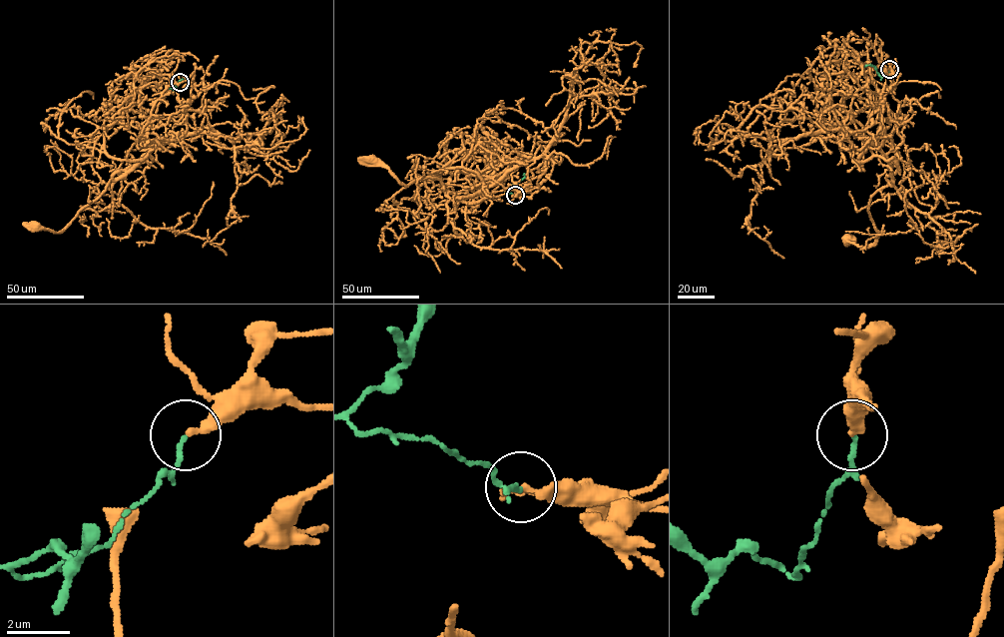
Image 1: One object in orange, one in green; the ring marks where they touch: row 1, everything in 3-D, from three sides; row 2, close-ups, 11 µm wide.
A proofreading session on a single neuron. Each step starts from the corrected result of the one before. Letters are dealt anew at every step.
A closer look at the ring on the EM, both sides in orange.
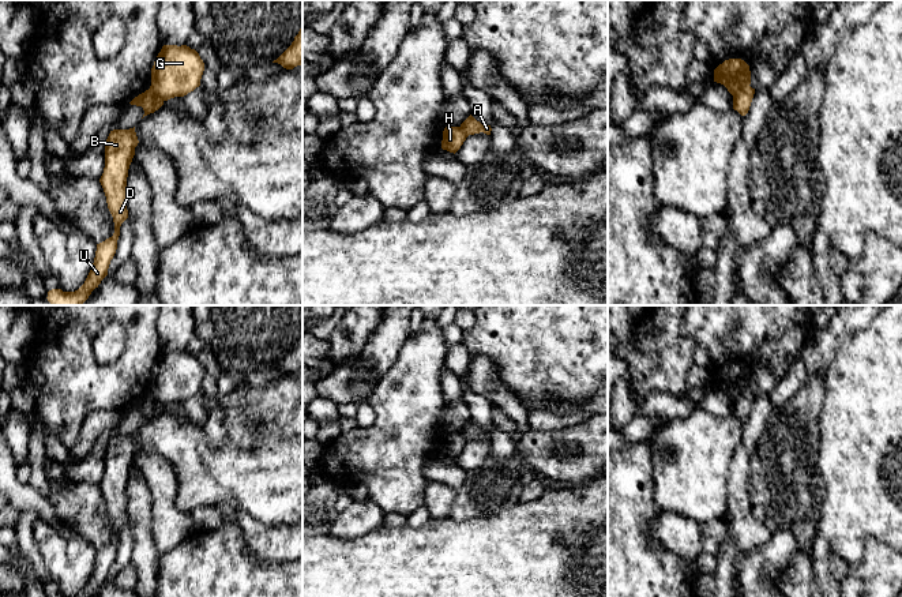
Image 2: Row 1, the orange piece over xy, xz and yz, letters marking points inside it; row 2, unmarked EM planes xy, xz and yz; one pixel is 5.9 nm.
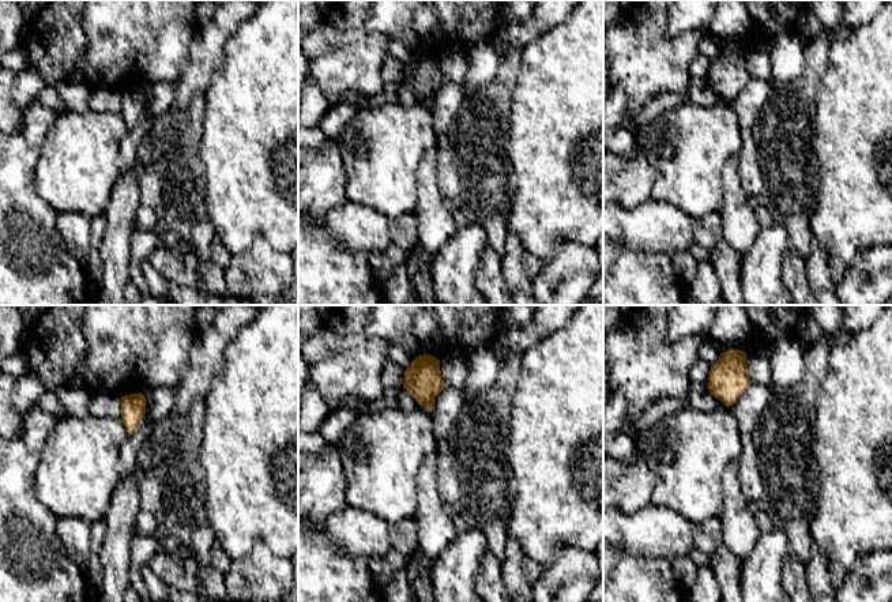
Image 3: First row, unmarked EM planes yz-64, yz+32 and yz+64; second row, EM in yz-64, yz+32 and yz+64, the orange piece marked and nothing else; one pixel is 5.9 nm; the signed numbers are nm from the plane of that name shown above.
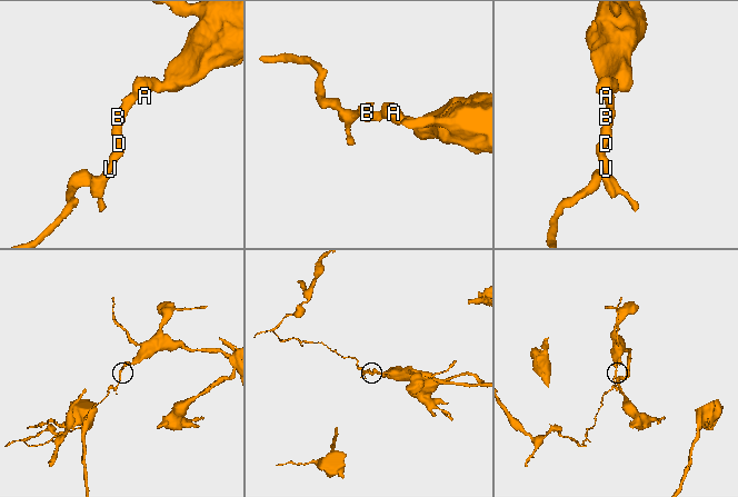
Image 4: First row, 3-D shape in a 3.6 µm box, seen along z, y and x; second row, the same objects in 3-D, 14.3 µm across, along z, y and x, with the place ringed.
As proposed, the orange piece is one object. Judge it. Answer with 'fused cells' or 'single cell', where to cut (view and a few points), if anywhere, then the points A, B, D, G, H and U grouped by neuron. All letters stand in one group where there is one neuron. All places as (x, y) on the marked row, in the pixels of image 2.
fused cells; cut yz (748, 83), (733, 97); groups A G / B D H U

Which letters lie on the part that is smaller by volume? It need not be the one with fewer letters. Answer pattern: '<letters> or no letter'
B, D, H, U

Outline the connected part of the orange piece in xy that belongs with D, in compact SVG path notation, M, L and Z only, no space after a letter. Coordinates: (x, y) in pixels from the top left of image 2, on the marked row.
M135 127L110 131L105 144L105 168L99 183L113 217L114 233L112 237L97 244L93 267L78 290L63 292L61 289L52 289L48 292L46 298L52 305L83 305L91 292L108 275L110 260L117 249L120 226L128 218L127 177L138 143Z

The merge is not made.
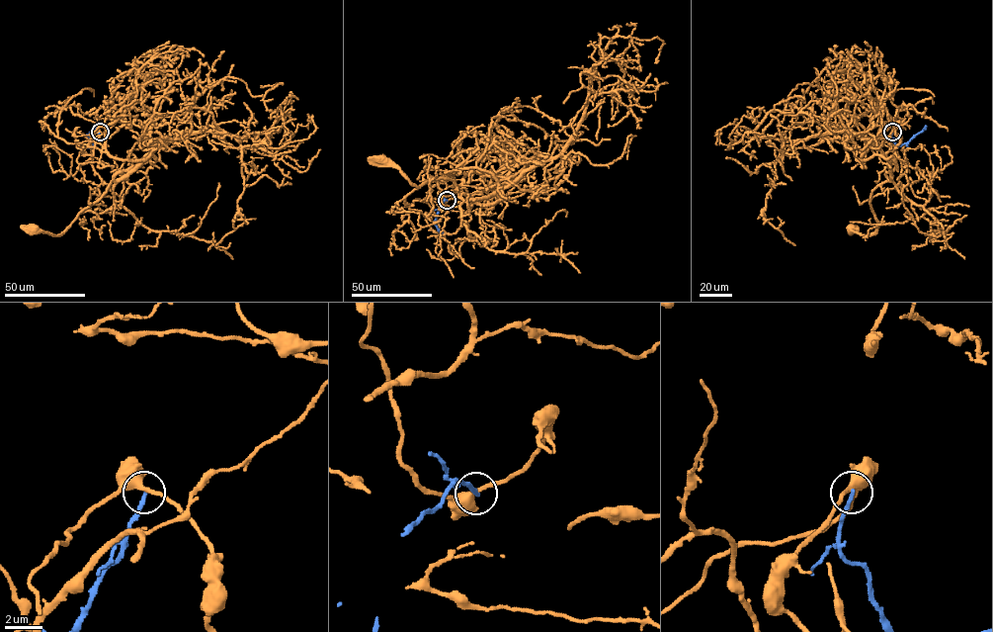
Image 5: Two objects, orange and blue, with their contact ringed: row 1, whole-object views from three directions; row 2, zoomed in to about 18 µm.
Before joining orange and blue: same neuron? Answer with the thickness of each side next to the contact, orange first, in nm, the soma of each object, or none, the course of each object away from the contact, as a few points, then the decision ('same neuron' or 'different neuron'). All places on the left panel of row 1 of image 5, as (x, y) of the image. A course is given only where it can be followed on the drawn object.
360 nm thick on the orange side, 200 nm on the other; cell body of orange at (33, 229); no cell body on blue; orange runs (100, 132), (87, 144), (102, 150), (99, 135), (90, 144), (93, 169), (117, 182), (62, 232), (34, 229); blue runs (100, 132), (91, 145), (87, 135), (98, 126); different neuron

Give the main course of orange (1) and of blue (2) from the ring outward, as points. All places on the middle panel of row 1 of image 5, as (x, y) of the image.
1: (447, 200), (435, 180), (449, 174), (438, 193), (440, 210), (464, 200), (453, 180), (414, 186), (380, 157)
2: (447, 200), (440, 205), (434, 222), (446, 233)

